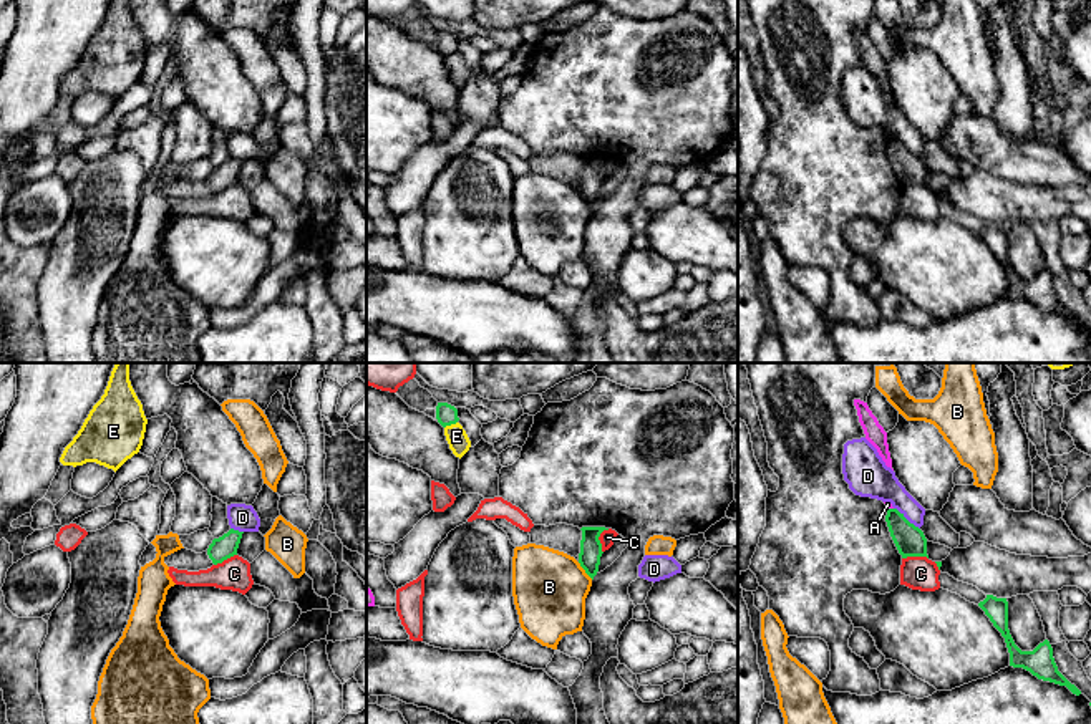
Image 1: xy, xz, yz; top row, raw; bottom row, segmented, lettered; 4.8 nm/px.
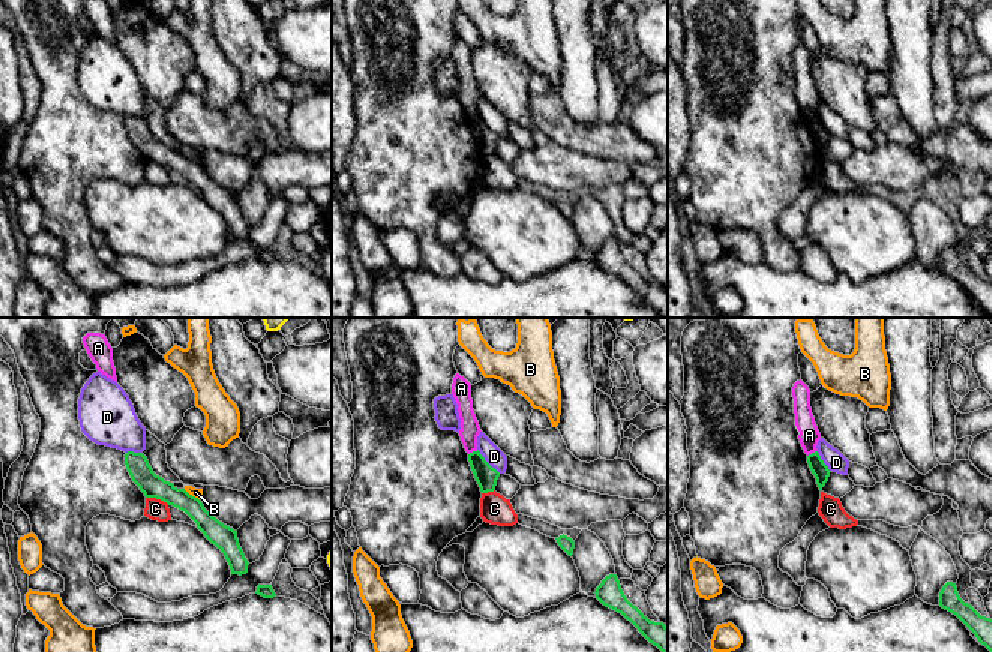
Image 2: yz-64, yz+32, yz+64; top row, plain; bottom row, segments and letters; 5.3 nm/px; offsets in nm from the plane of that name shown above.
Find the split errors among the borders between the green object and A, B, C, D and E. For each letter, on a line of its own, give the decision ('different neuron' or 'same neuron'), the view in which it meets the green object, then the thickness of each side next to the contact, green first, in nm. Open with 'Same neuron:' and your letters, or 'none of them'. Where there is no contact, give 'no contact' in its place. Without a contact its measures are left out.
Same neuron: none of them
A: different neuron; meets green in yz; 140 nm thick on the green side, 30 nm on the other
B: different neuron; meets green in xz; 110 nm thick on the green side, 360 nm on the other
C: different neuron; meets green in xz; 110 nm thick on the green side, 80 nm on the other
D: different neuron; meets green in yz; 140 nm thick on the green side, 180 nm on the other
E: different neuron; meets green in xz; 110 nm thick on the green side, 100 nm on the other

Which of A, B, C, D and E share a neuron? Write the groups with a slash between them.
A / B / C / D / E

